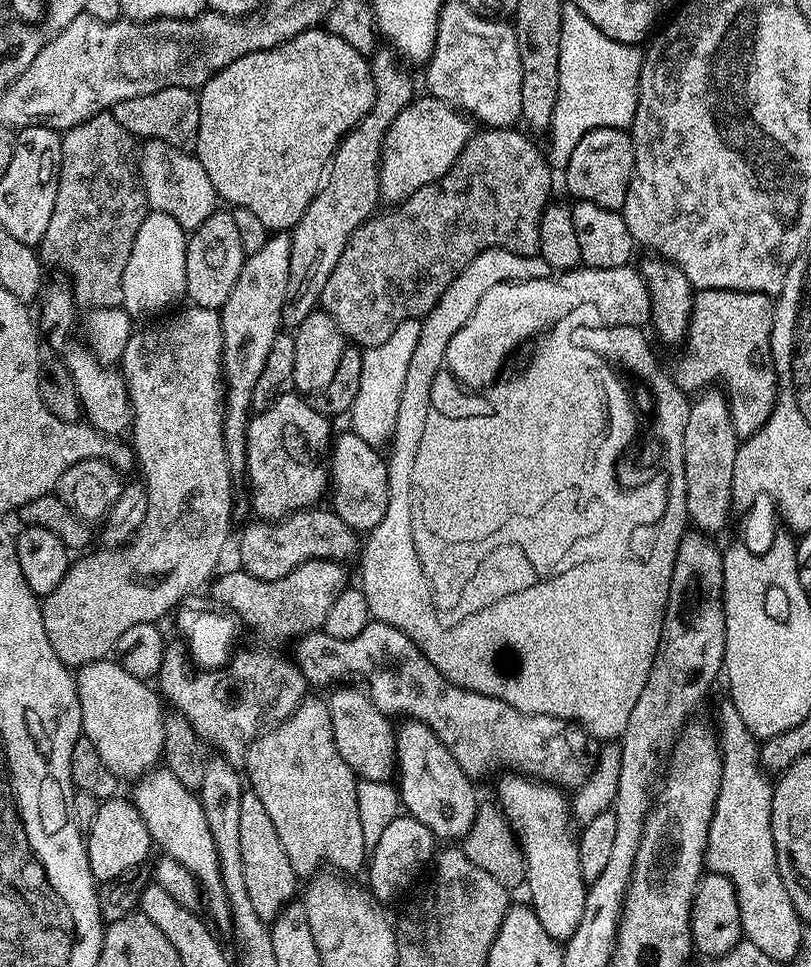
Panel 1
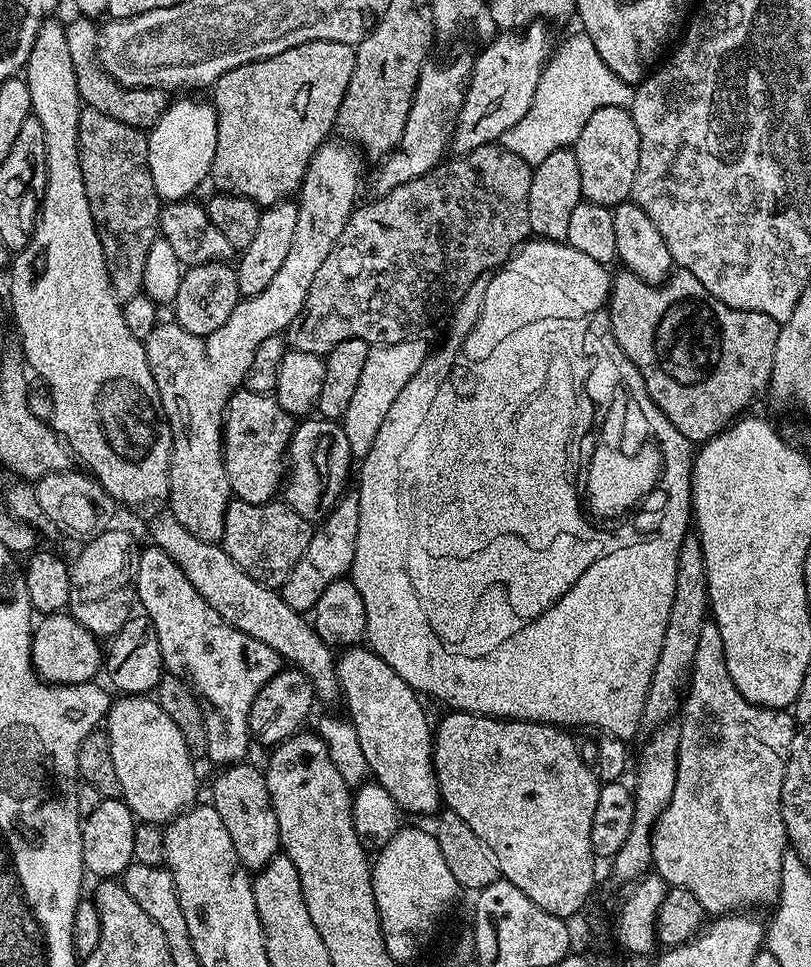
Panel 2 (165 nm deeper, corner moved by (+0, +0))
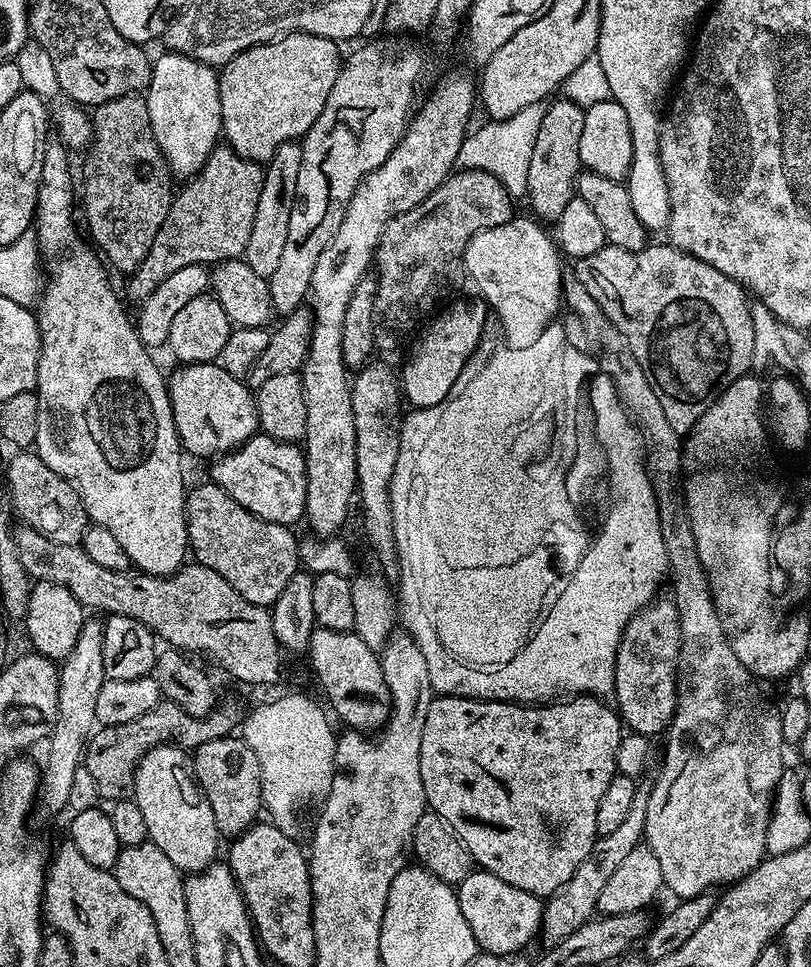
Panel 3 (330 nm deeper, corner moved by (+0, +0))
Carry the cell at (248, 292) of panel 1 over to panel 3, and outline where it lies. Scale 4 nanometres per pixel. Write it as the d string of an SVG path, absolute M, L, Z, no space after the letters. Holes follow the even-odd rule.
M293 142L278 146L278 150L264 168L262 194L258 194L258 210L254 214L254 230L250 230L250 242L246 242L242 257L256 276L272 276L282 258L282 250L286 247L286 234L290 234L292 204L296 200L298 166L302 166L302 147Z

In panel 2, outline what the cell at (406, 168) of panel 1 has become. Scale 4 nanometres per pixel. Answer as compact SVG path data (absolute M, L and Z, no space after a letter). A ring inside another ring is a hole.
M532 22L525 28L528 28L525 32L497 35L488 42L493 44L486 45L484 53L475 57L468 89L452 131L450 148L453 153L473 152L478 150L478 146L499 141L506 130L522 122L526 110L530 110L530 102L534 102L534 90L538 90L544 65L554 51L554 40L552 44L543 23Z

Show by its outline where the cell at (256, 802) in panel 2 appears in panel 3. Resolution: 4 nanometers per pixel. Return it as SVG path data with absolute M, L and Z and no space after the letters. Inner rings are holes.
M235 735L223 736L214 742L206 742L201 748L195 749L194 763L196 778L200 781L200 789L204 797L210 802L210 810L214 810L214 822L218 826L221 837L235 838L257 823L259 812L262 812L264 799L262 798L262 782L260 781L260 763L254 750L247 740Z

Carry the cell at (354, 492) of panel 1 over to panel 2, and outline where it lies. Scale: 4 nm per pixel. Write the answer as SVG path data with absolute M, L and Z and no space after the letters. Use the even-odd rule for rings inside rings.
M304 418L293 427L286 449L286 479L282 484L283 503L289 504L302 518L319 522L328 515L336 501L345 495L348 471L354 457L346 442L343 423L323 418ZM284 492L284 496L283 496Z

